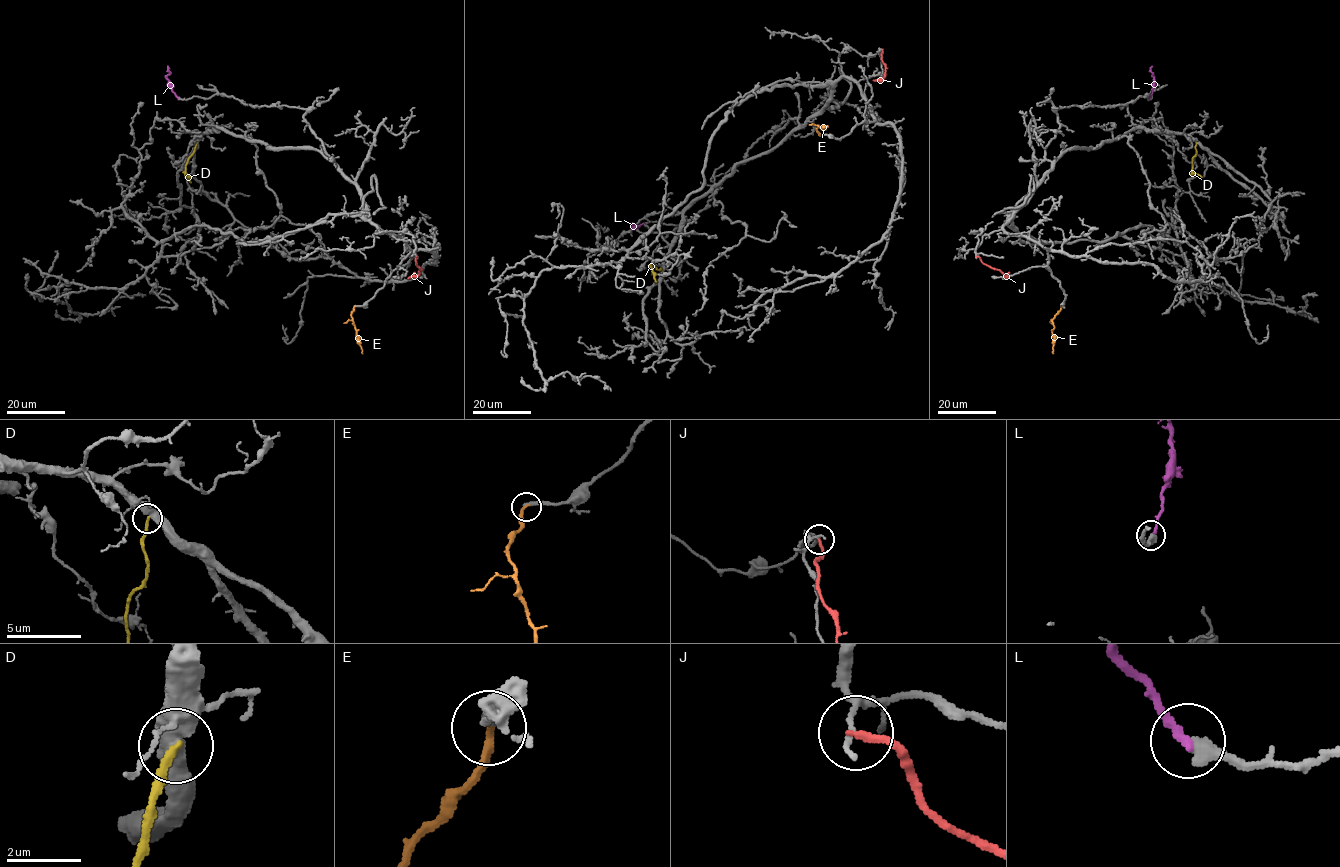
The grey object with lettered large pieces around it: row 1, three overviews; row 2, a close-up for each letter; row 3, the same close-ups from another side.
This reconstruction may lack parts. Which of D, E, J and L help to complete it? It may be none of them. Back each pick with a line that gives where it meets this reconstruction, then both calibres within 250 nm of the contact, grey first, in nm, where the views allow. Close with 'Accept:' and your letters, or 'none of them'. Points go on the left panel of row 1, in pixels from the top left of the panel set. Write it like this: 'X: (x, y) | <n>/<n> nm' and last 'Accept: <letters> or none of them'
E: (355, 306) | 240/240 nm
Accept: E

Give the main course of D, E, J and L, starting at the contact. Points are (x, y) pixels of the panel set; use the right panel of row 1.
D: (1196, 142), (1192, 171), (1208, 182)
E: (1061, 306), (1052, 320), (1053, 353)
J: (976, 256), (1006, 278)
L: (1150, 98), (1153, 83), (1152, 65)

